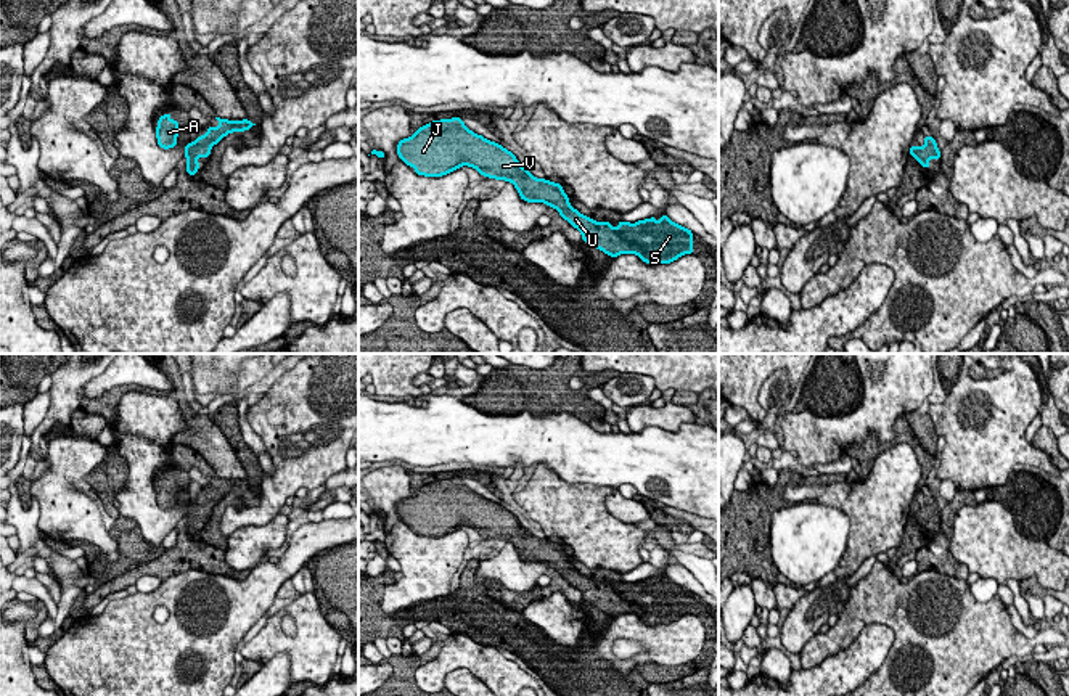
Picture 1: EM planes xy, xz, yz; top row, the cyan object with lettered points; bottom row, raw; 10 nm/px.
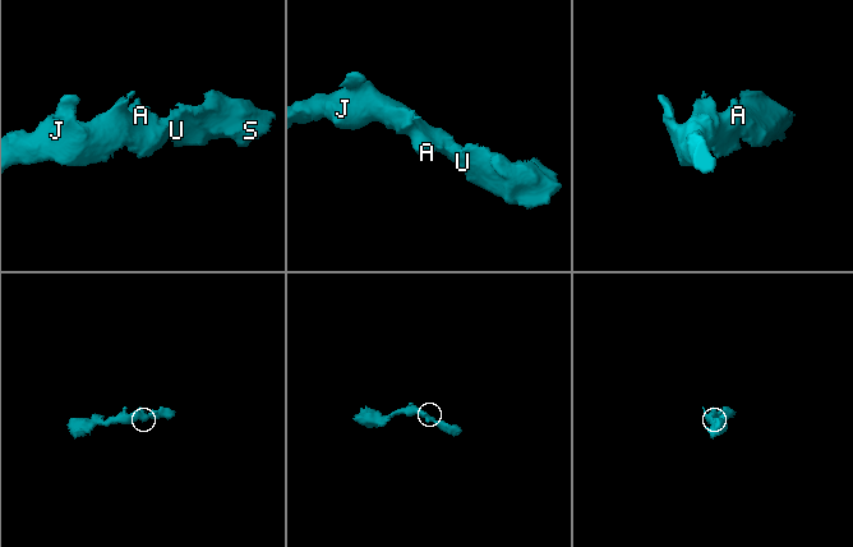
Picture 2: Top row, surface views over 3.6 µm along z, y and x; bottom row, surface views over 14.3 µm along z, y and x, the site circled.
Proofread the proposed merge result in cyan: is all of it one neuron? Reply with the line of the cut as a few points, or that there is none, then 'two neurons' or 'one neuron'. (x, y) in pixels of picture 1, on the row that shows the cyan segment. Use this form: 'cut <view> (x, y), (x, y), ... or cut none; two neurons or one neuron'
cut none; one neuron

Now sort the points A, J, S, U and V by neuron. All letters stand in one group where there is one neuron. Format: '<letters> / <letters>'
A J S U V

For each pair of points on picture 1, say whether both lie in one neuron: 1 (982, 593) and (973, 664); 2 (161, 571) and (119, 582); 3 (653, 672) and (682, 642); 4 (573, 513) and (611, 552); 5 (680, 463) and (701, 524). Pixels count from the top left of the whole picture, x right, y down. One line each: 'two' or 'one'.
1: two
2: one
3: two
4: one
5: two

